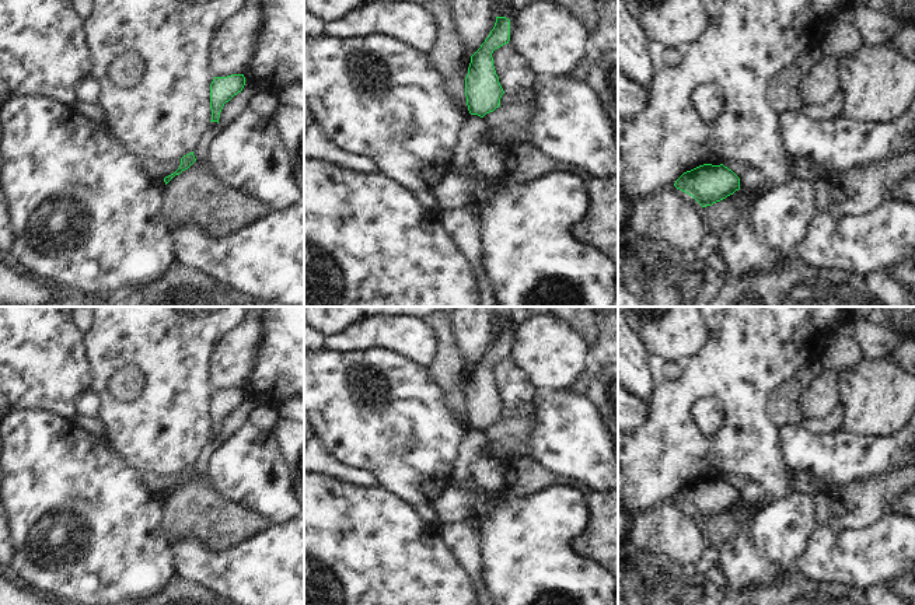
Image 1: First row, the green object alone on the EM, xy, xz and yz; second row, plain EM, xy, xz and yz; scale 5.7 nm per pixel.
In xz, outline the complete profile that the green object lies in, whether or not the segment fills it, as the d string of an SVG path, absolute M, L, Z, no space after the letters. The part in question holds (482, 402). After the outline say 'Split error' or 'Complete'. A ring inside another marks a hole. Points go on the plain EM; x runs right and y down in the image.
M495 307L490 312L496 336L489 350L481 361L471 370L468 388L465 391L465 410L471 429L483 431L500 420L504 408L493 380L492 367L495 363L509 357L513 343L513 331L507 324L507 315L502 307Z. Split error.

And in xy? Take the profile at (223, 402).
M231 388L227 391L214 391L210 398L210 423L212 434L217 436L220 426L226 416L228 416L234 409L242 405L245 399L244 388Z. Complete.

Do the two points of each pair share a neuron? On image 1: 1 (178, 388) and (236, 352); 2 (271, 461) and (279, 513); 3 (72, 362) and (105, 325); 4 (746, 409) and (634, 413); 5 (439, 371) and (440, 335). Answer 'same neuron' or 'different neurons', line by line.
1: different neurons
2: same neuron
3: different neurons
4: different neurons
5: same neuron

